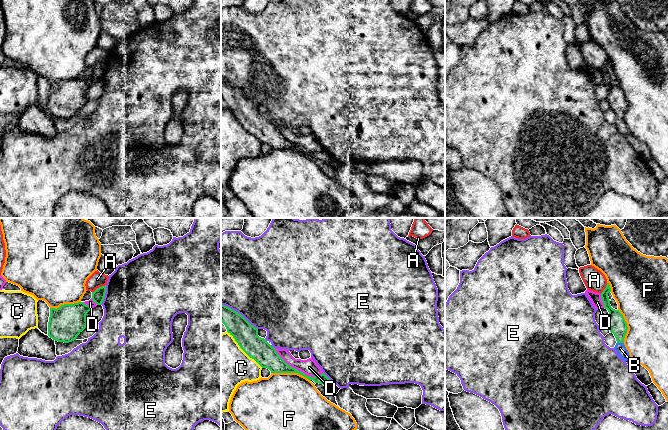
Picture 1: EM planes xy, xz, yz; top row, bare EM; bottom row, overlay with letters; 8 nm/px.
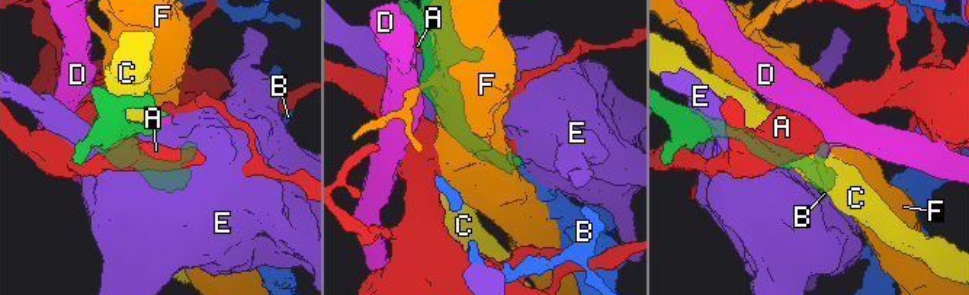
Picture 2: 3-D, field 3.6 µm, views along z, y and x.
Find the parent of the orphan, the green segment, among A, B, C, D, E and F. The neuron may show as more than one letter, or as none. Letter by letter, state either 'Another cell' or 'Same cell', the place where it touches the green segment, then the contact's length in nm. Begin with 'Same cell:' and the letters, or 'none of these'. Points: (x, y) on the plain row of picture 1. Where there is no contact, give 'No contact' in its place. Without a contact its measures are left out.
Same cell: B
A: Another cell. Touches green at xy (99, 63). Shared border 130 nm
B: Same cell. Touches green at yz (620, 118). Shared border 60 nm
C: Another cell. Touches green at xz (243, 126). Shared border 400 nm
D: Another cell. Touches green at xz (296, 145). Shared border 440 nm
E: Another cell. Touches green at xz (238, 89). Shared border 360 nm
F: Another cell. Touches green at xz (291, 148). Shared border 320 nm

